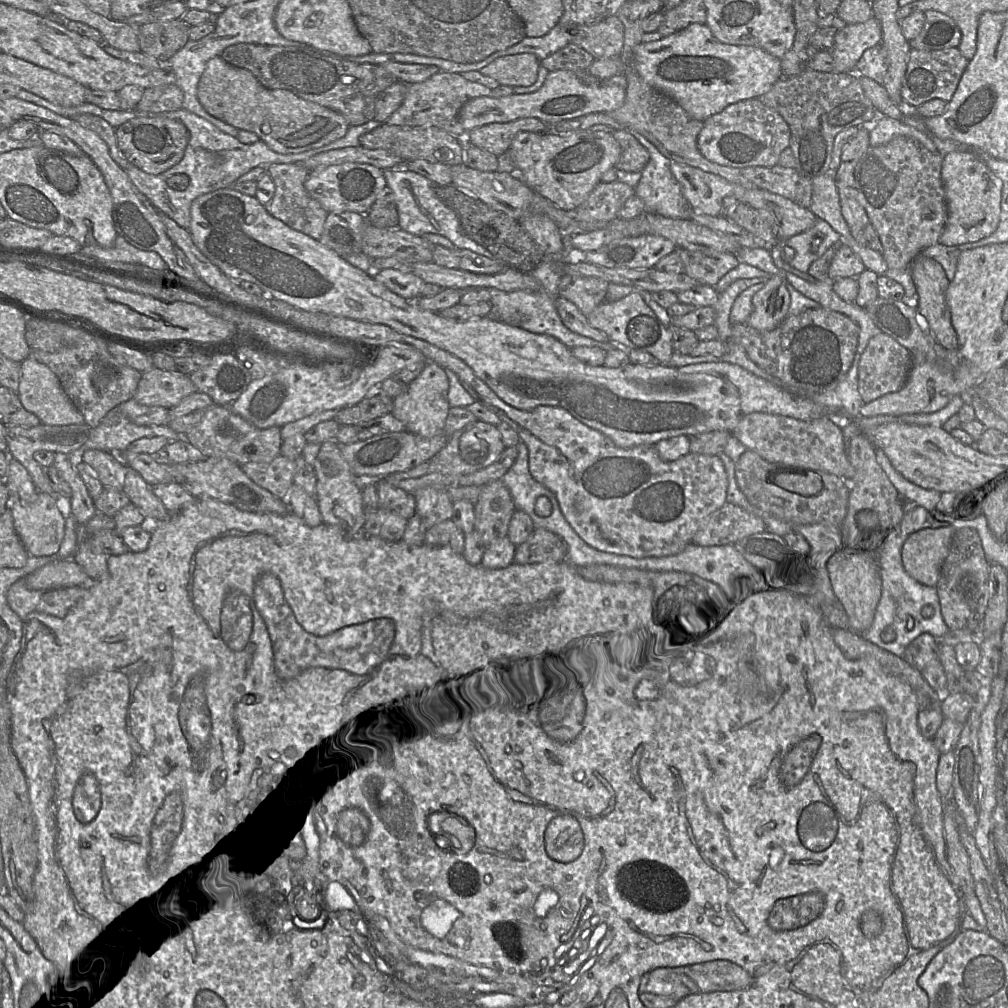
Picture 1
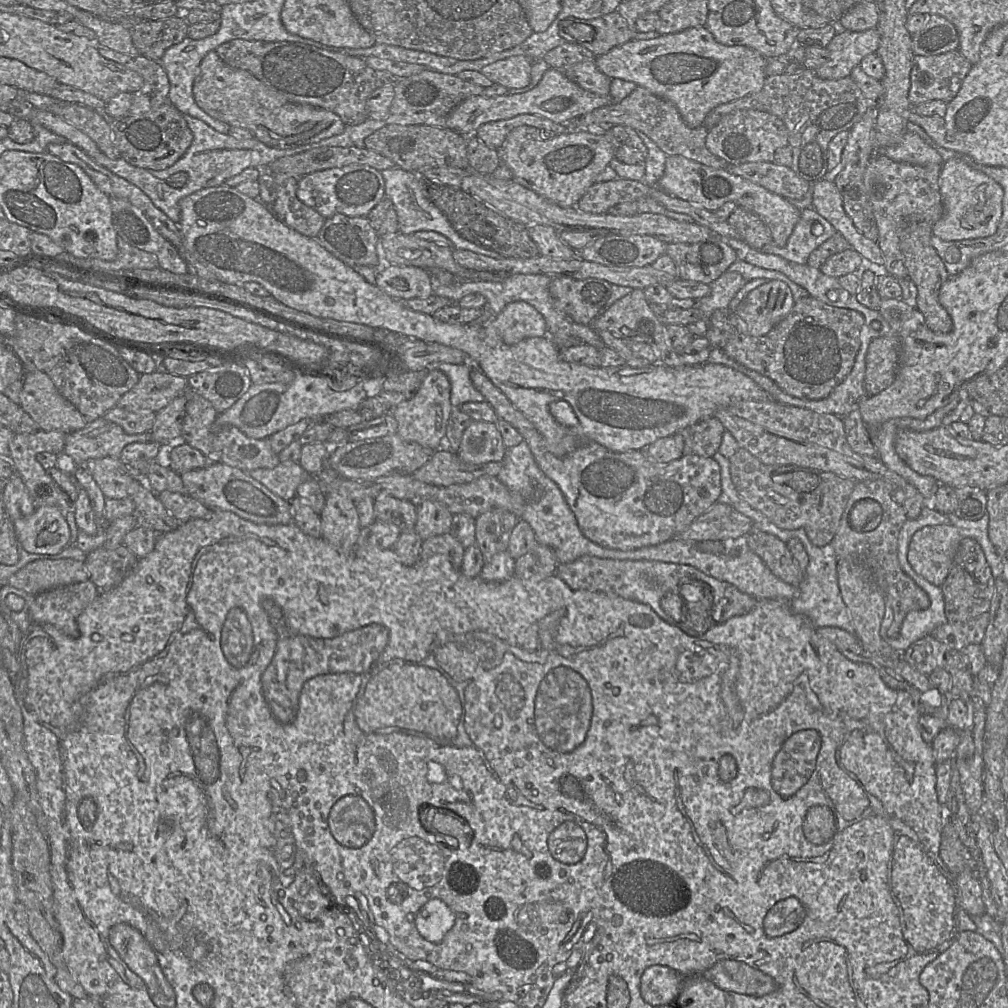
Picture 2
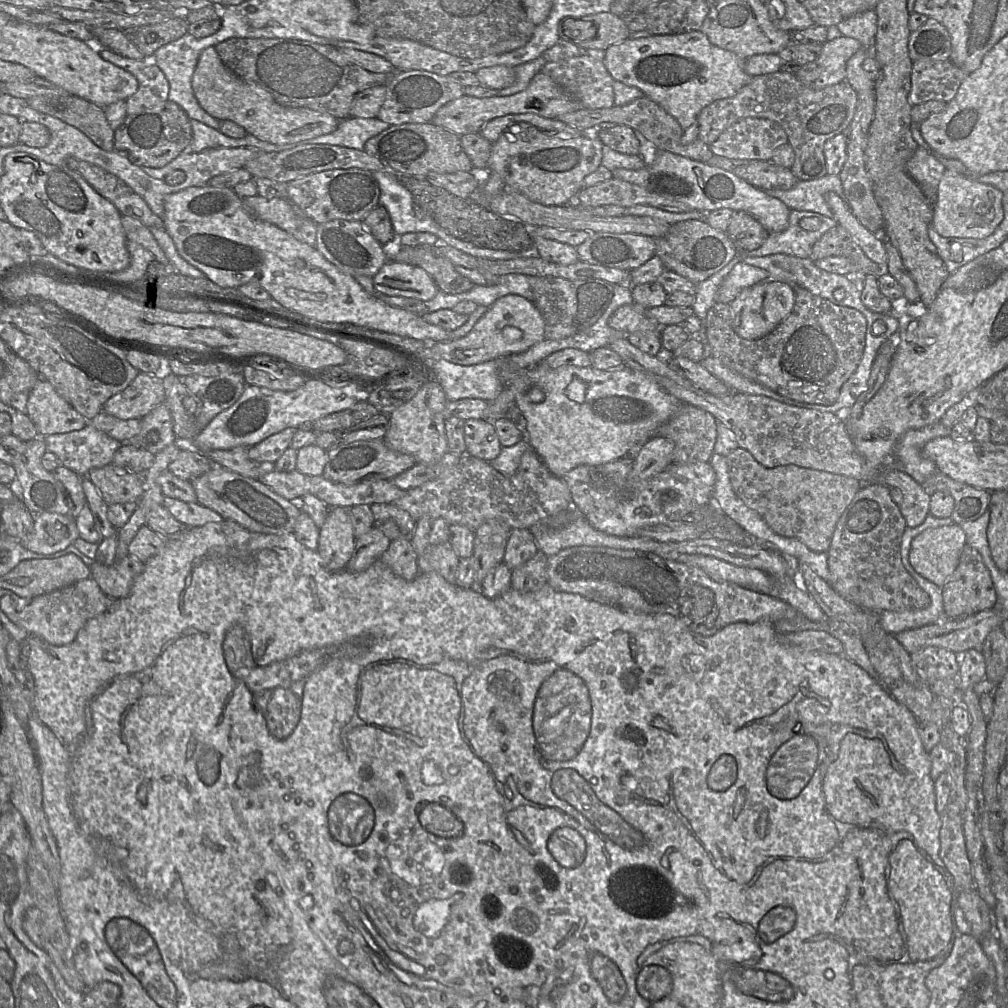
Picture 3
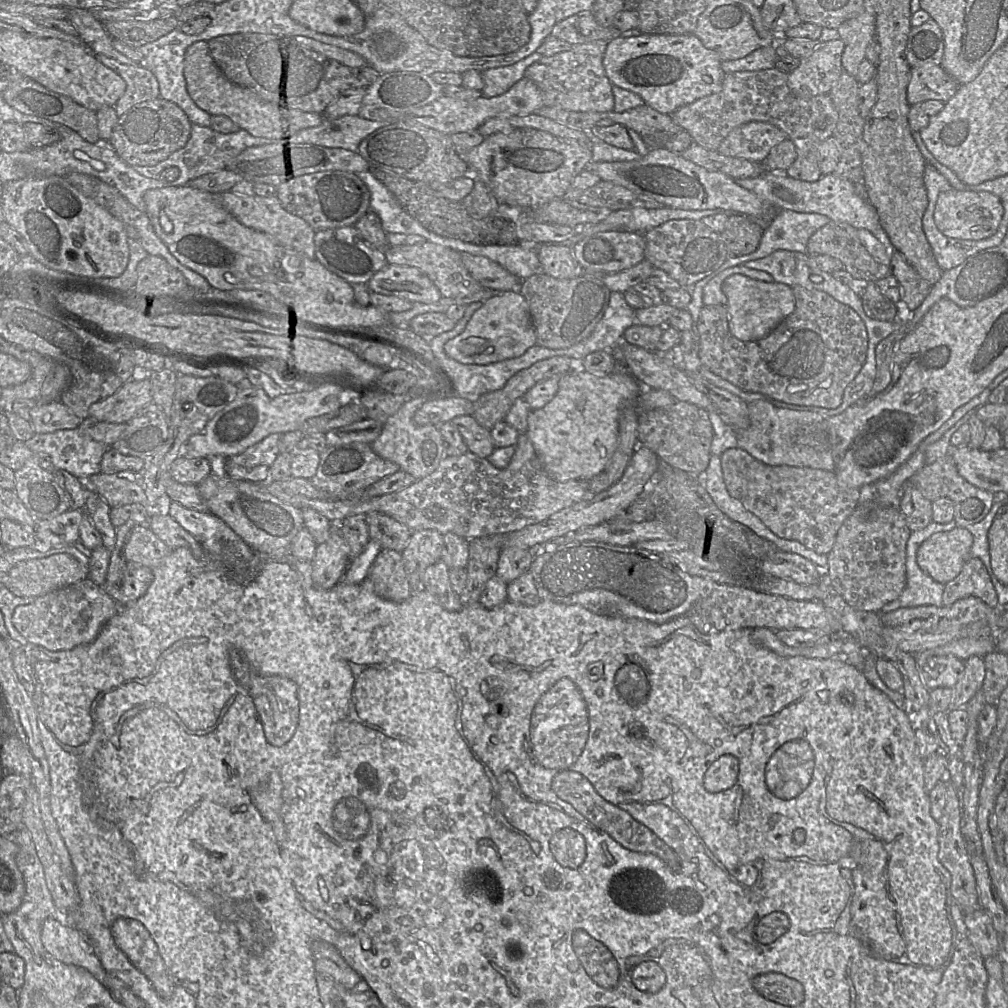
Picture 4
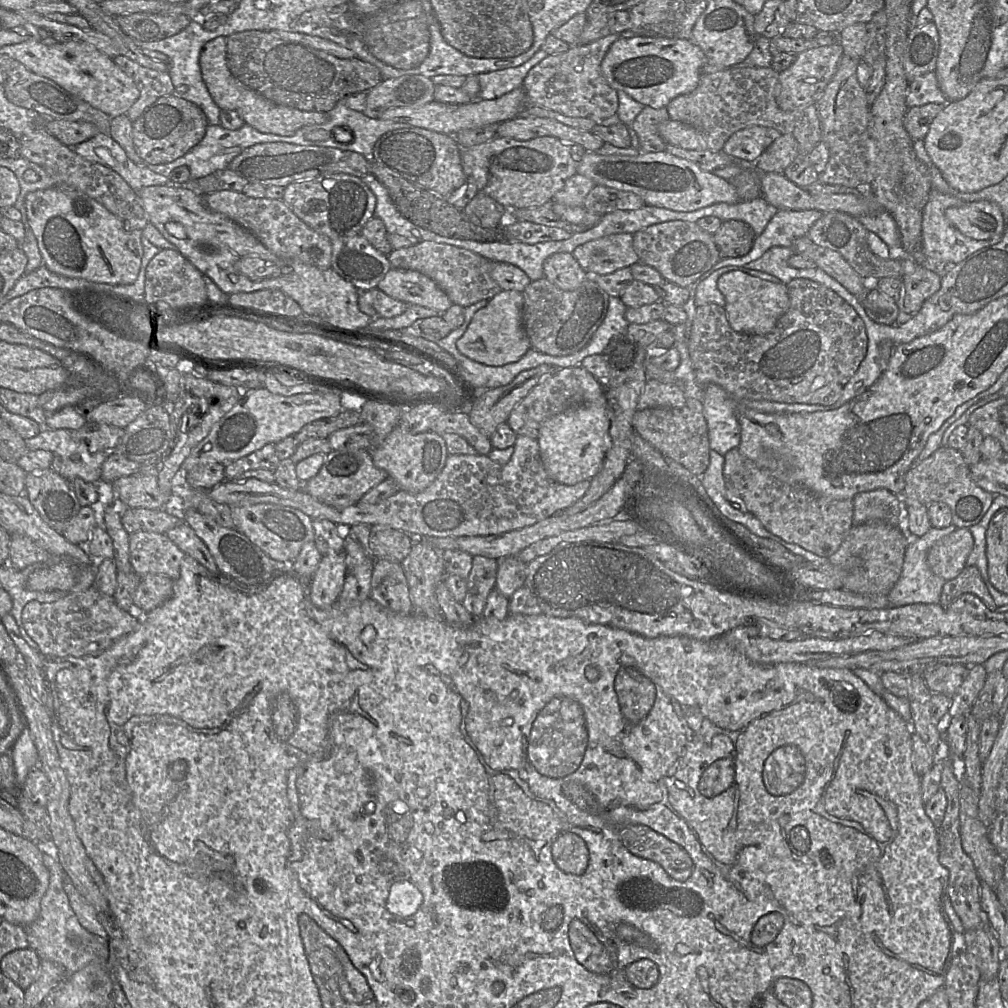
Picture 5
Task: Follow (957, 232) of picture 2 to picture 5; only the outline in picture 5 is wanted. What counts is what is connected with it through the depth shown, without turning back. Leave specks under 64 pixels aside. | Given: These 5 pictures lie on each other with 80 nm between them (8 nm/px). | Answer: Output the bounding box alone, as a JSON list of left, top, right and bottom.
[945,200,1006,240]

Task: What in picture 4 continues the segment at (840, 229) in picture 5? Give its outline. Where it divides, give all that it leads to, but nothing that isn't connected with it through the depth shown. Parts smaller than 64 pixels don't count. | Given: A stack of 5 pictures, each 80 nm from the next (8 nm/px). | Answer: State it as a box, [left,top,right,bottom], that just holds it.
[807,220,892,282]

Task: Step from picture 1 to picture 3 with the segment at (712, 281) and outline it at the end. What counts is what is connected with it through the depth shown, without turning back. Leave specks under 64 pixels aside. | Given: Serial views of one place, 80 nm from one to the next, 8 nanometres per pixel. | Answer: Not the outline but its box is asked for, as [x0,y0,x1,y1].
[655,220,738,284]

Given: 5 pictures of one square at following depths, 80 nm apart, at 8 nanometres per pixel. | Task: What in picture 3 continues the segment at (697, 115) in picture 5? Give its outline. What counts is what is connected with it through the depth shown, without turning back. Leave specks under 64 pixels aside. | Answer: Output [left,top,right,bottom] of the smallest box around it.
[698,72,857,181]

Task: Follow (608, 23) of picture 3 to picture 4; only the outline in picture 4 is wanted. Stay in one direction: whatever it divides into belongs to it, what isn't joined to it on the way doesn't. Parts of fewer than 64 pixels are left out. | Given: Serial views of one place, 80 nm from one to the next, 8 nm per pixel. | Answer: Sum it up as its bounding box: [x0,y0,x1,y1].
[551,12,622,46]

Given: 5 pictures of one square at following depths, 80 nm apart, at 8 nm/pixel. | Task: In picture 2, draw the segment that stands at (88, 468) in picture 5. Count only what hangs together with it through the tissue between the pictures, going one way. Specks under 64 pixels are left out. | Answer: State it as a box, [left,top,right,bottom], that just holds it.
[59,416,150,475]

